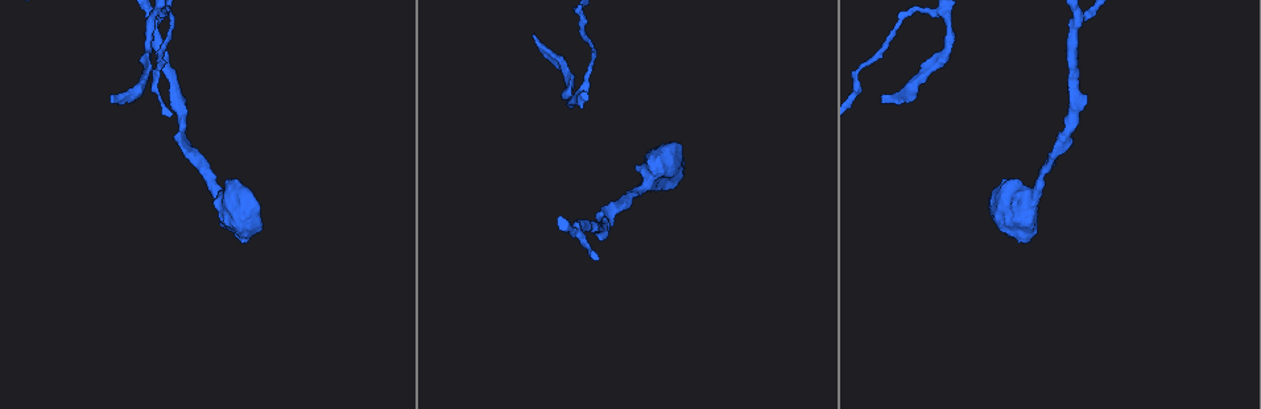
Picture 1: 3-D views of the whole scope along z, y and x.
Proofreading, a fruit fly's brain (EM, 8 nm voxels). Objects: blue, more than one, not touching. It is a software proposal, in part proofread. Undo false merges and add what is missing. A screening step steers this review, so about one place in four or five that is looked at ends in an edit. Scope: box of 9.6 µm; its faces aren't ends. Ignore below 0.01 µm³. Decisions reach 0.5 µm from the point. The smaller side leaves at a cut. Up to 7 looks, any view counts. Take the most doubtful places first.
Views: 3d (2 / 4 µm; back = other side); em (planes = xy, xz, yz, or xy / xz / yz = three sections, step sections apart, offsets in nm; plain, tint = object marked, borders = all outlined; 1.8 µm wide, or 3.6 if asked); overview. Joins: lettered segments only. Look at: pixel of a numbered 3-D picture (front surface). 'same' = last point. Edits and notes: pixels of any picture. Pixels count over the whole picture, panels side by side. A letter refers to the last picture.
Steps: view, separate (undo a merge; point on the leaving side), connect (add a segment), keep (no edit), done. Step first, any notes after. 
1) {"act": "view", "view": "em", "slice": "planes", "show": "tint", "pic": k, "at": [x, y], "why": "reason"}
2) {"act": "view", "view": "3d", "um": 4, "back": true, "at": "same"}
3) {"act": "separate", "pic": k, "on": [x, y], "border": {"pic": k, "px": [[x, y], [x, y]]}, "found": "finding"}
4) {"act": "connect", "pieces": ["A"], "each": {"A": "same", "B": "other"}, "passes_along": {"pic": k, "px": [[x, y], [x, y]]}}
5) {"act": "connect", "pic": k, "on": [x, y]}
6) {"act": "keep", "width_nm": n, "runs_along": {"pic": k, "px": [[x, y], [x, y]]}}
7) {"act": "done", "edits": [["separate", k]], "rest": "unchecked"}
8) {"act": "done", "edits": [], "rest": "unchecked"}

{"act": "view", "view": "3d", "um": 2, "pic": 1, "at": [534, 37], "why": "thin end"}

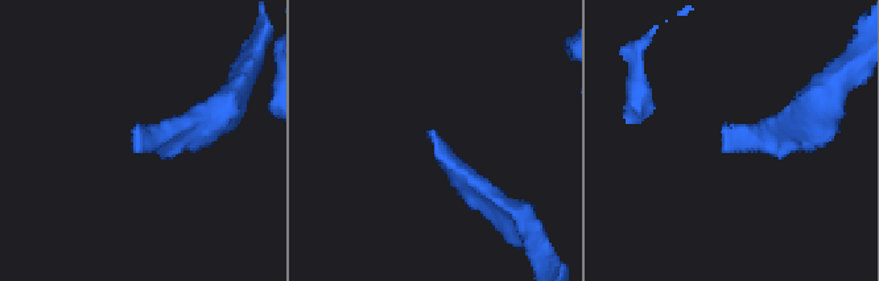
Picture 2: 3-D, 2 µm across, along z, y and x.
{"act": "view", "view": "em", "slice": "xy", "step": 8, "show": "borders", "pic": 2, "at": [725, 125]}

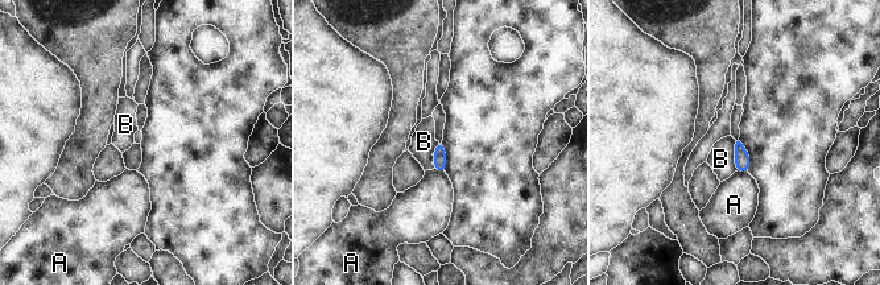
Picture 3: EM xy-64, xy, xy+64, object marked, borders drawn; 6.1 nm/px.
{"act": "keep", "each": {"A": "other", "B": "other"}, "found": "none of them fits"}

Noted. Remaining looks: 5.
{"act": "view", "view": "em", "slice": "yz", "step": 4, "show": "borders", "pic": 1, "at": [945, 14], "why": "a fork"}

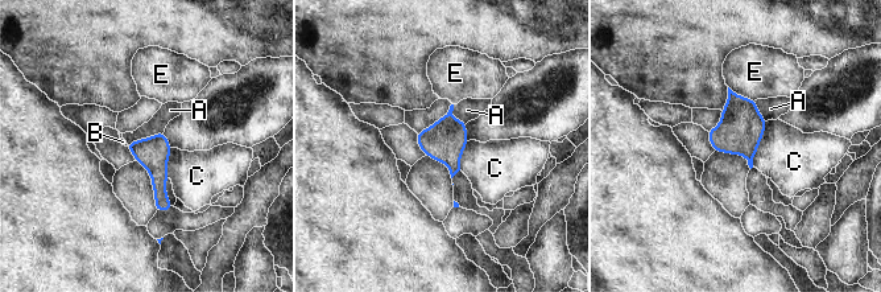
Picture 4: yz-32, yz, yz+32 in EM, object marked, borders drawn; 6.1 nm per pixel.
{"act": "keep", "each": {"A": "other", "B": "other", "C": "other", "E": "other"}, "border": {"pic": 4, "px": [[164, 130], [127, 144]]}, "found": "all the same neuron"}

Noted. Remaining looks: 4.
{"act": "view", "view": "em", "slice": "planes", "show": "borders", "pic": 1, "at": [576, 232], "why": "three-way junction"}

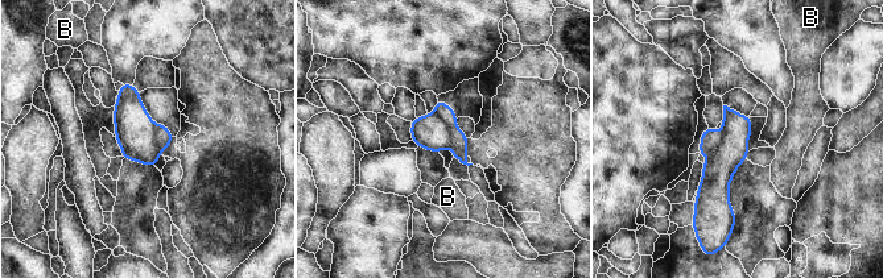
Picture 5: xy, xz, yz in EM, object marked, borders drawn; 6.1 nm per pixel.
{"act": "separate", "pic": 5, "on": [458, 140], "each": {"B": "other"}, "part_leaving": {"pic": 5, "px": [[440, 103], [452, 120], [463, 160]]}, "found": "a second neuron is stuck on"}

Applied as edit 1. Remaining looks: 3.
{"act": "done", "edits": [["separate", 5]], "rest": "unchecked"}

